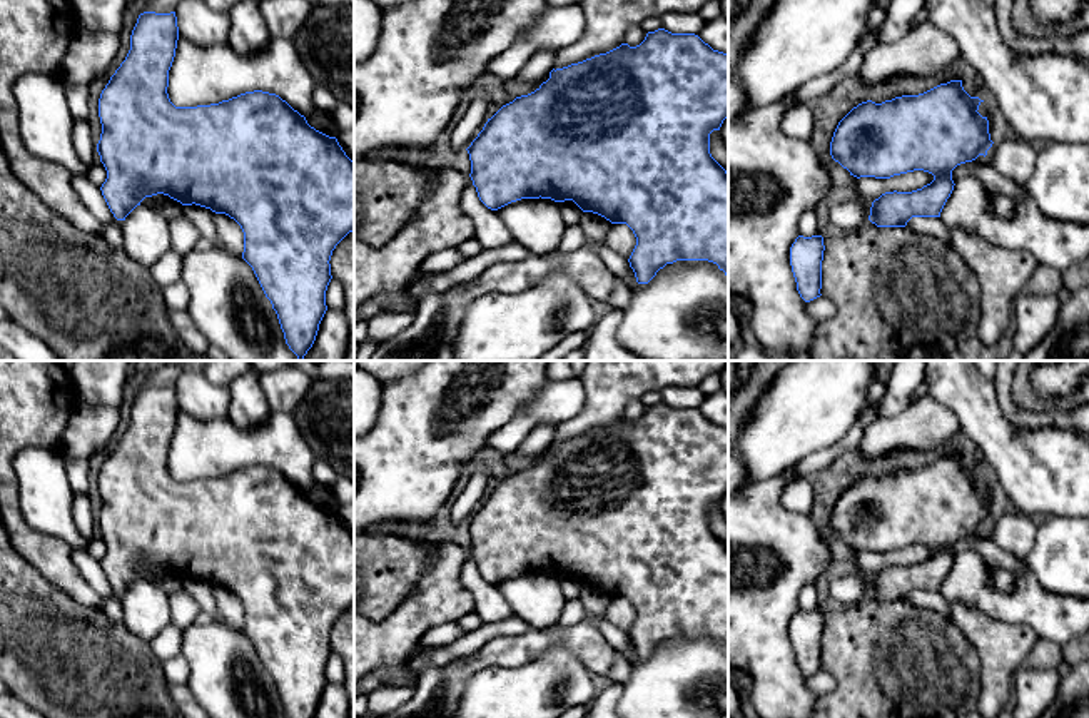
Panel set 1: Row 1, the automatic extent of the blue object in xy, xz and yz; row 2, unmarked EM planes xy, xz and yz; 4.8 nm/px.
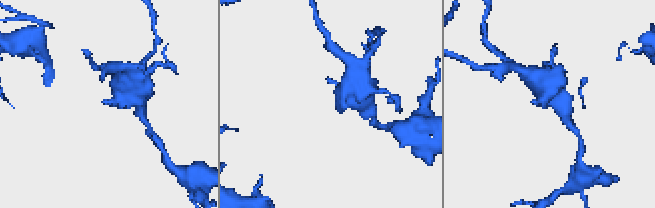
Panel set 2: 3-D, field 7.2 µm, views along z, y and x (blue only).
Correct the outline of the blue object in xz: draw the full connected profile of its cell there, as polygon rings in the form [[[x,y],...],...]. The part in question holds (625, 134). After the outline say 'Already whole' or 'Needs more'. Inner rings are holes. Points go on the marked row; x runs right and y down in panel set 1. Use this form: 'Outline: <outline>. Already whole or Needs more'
Outline: [[[665,28],[648,32],[645,40],[630,47],[620,47],[571,63],[563,68],[553,68],[550,78],[534,92],[516,97],[503,105],[488,122],[478,137],[466,149],[471,160],[471,180],[479,200],[491,210],[498,210],[521,199],[551,199],[555,202],[573,200],[583,212],[593,212],[611,224],[626,224],[636,245],[628,259],[638,284],[648,284],[660,269],[676,260],[708,260],[718,265],[728,277],[728,172],[710,154],[710,134],[720,130],[728,117],[728,55],[713,50],[695,33],[671,33]]]. Already whole

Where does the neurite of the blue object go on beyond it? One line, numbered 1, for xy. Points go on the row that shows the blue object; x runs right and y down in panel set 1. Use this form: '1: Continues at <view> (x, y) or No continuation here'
1: No continuation here

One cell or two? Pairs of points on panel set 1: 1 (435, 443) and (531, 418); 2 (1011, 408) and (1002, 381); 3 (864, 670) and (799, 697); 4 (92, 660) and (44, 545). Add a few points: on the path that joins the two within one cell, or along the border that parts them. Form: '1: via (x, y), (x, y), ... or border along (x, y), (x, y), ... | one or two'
1: border along (533, 396), (485, 444) | two
2: via (1006, 401), (1002, 388) | one
3: border along (815, 697), (817, 700) | two
4: border along (34, 566), (79, 603), (101, 606) | two

